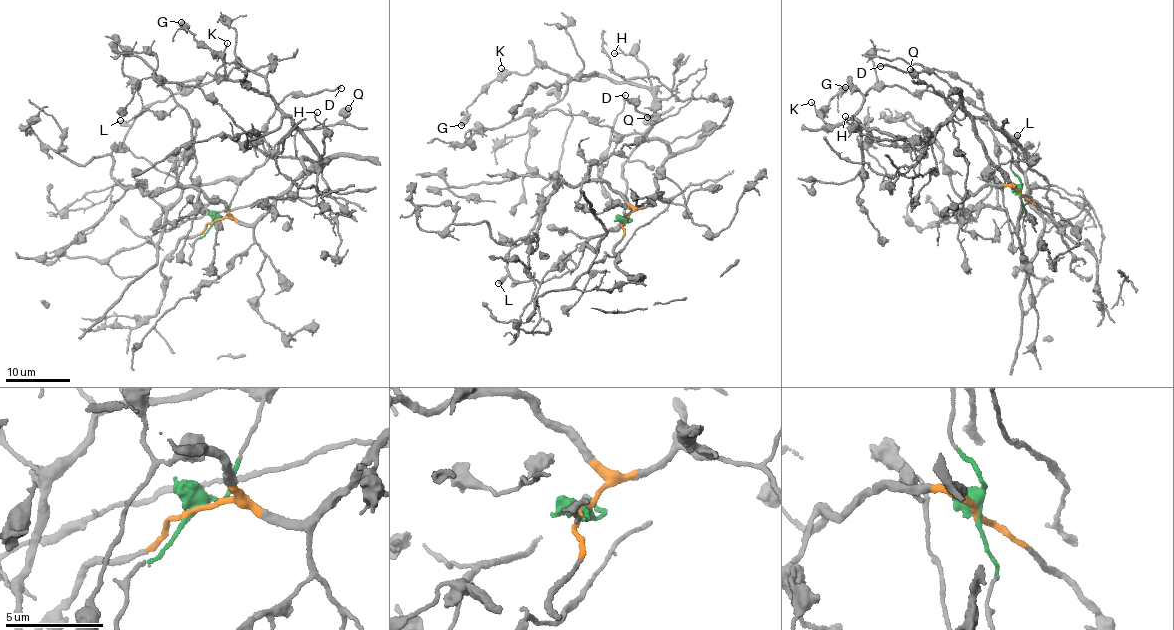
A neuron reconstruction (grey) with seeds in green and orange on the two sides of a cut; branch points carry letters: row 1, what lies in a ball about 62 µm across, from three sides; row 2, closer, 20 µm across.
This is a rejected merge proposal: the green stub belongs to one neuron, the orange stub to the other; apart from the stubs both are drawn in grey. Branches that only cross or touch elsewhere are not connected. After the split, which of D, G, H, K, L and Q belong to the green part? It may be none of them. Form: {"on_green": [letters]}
{"on_green": ["D", "L", "Q"]}

